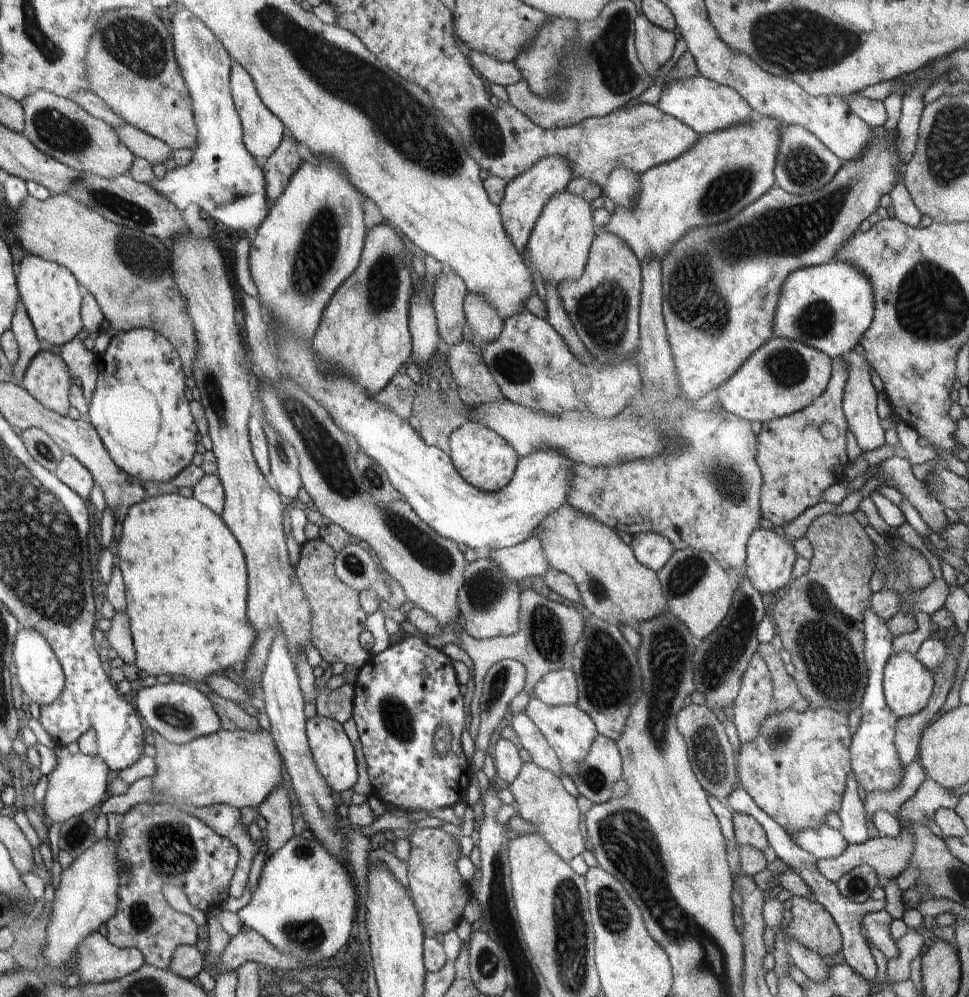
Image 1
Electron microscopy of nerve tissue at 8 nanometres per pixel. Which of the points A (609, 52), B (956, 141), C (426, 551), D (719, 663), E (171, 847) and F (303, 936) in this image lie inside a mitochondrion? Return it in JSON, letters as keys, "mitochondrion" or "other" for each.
{"A":"mitochondrion","B":"mitochondrion","C":"mitochondrion","D":"mitochondrion","E":"mitochondrion","F":"mitochondrion"}

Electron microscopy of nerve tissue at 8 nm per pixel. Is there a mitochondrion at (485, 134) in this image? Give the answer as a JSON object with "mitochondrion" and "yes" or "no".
{"mitochondrion":"yes"}

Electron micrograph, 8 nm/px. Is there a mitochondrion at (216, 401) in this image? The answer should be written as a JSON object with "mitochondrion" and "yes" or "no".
{"mitochondrion":"yes"}

